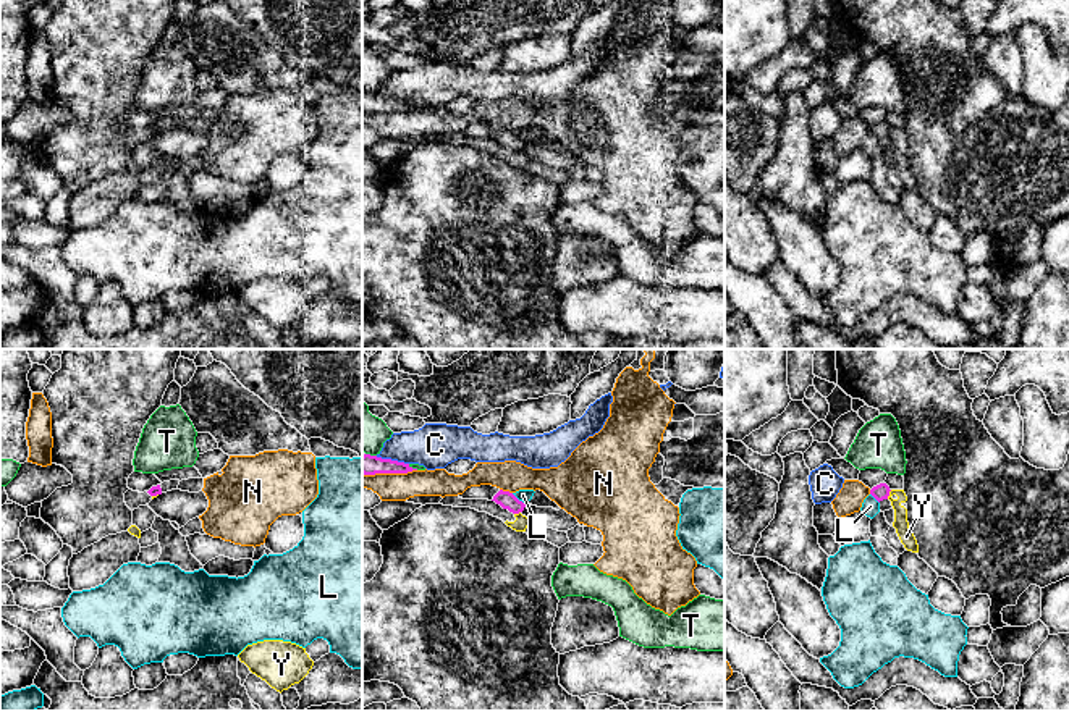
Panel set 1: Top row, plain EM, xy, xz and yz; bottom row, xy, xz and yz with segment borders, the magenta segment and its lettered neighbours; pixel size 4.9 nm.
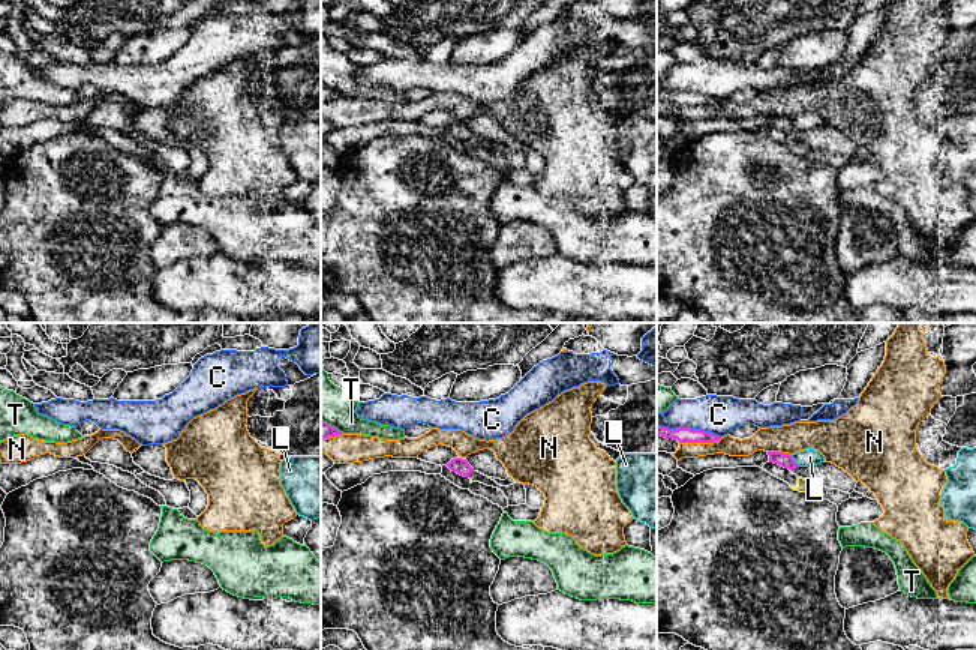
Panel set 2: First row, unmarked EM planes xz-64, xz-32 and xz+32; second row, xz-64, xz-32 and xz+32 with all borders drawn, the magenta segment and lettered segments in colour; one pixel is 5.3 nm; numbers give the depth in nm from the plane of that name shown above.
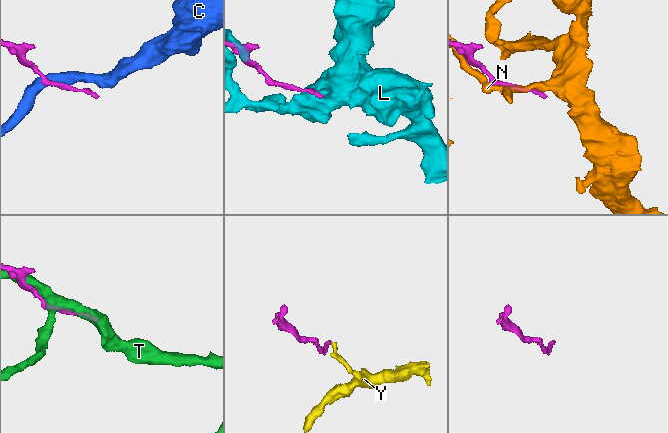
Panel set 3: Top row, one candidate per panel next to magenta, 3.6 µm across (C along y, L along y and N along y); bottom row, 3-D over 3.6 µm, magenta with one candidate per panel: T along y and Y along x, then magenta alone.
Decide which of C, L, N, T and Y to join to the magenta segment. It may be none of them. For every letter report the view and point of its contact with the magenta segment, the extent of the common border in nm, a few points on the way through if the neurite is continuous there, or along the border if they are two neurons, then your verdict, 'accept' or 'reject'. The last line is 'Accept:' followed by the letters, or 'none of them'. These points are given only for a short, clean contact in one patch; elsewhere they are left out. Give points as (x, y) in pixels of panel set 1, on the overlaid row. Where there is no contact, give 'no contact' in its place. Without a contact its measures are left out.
C: xz (390, 459) | 170 nm | along xz (376, 456), (408, 464) | reject
L: xz (518, 500) | 90 nm | reject
N: xz (388, 472) | 280 nm | reject
T: xz (369, 454) | 60 nm | reject
Y: yz (888, 495) | 50 nm | along yz (891, 490), (887, 498) | reject
Accept: none of them

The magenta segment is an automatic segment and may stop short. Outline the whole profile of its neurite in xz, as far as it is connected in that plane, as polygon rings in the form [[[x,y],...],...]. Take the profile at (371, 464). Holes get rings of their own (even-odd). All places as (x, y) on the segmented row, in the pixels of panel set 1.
[[[364,454],[362,456],[362,473],[375,475],[375,473],[408,473],[417,469],[412,469],[409,464],[382,459],[377,456]]]

